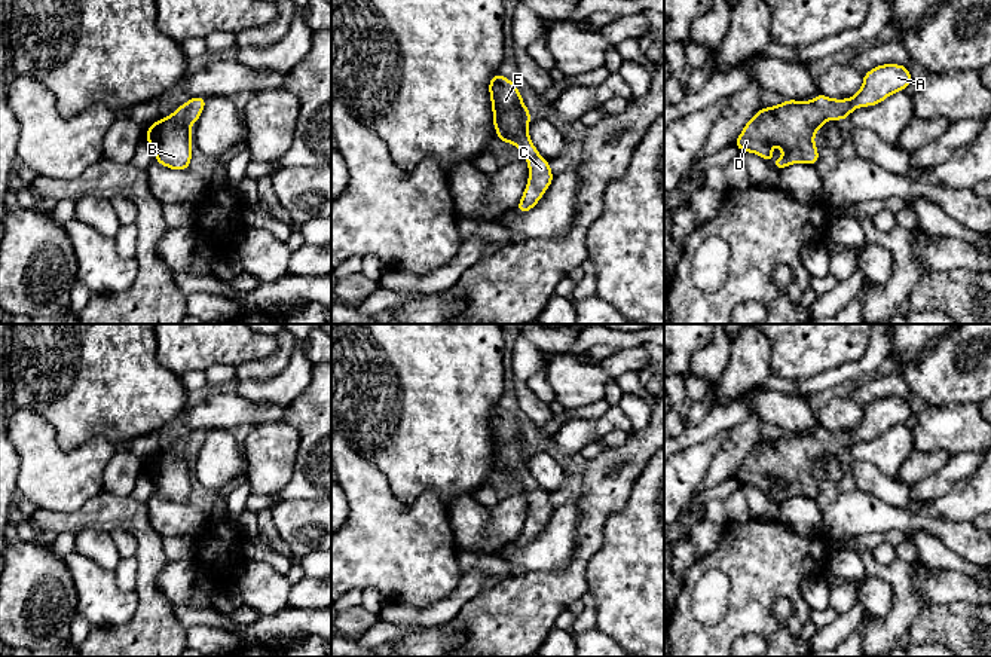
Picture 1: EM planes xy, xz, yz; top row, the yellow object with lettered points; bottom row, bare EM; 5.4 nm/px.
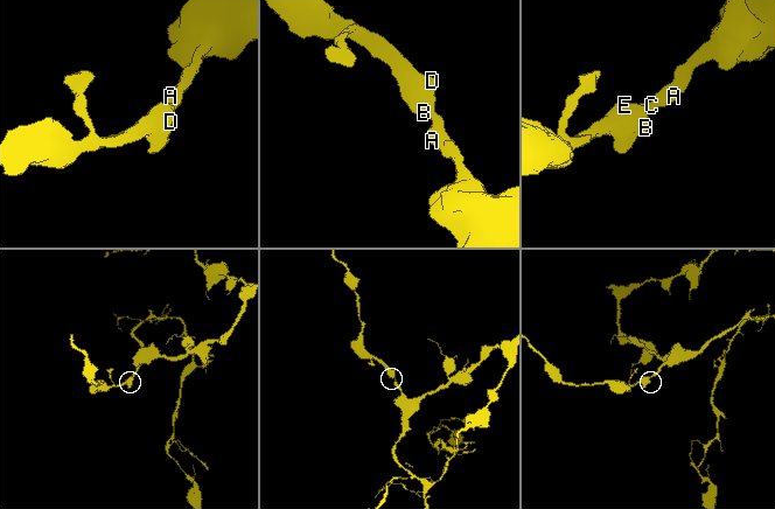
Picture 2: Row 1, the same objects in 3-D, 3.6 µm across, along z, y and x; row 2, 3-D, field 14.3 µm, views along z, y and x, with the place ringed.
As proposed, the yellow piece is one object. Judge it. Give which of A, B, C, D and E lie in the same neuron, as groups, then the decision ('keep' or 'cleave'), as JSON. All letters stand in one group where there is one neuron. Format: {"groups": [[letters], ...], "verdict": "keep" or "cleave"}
{"groups": [["A", "B", "C", "D", "E"]], "verdict": "keep"}

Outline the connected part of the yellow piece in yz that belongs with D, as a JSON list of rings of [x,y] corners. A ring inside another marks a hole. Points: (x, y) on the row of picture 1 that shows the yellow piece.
[[[883,64],[863,74],[862,89],[848,100],[832,100],[819,94],[807,103],[786,100],[783,104],[759,109],[737,137],[735,146],[740,153],[759,155],[777,171],[798,162],[816,166],[819,152],[813,137],[826,120],[845,120],[854,109],[875,106],[893,92],[905,91],[911,82],[908,67]],[[771,144],[784,150],[779,162],[771,159]]]

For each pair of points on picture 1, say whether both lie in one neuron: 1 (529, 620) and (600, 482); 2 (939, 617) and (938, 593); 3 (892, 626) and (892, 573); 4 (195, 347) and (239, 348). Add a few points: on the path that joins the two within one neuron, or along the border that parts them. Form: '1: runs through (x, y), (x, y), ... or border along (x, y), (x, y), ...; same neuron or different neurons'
1: runs through (562, 586), (574, 574), (589, 544), (595, 516); same neuron
2: border along (975, 605), (966, 601), (950, 601), (924, 608); different neurons
3: runs through (901, 613), (901, 586); same neuron
4: runs through (205, 347), (229, 347); same neuron

